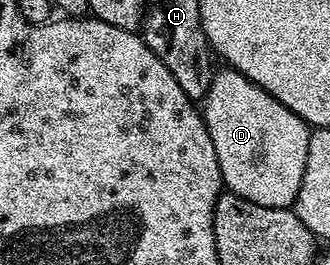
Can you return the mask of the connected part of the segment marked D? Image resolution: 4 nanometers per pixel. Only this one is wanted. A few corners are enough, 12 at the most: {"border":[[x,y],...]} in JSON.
{"border":[[240,72],[200,110],[225,190],[293,208],[310,124]]}

